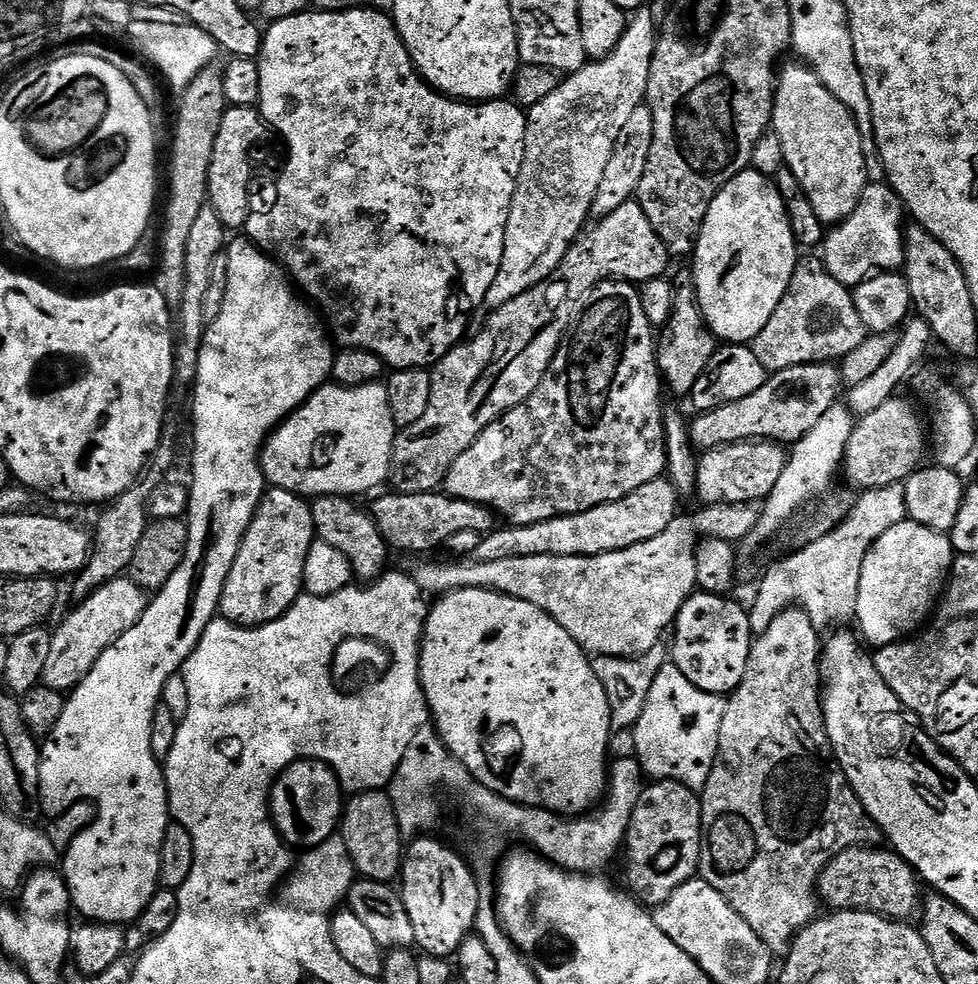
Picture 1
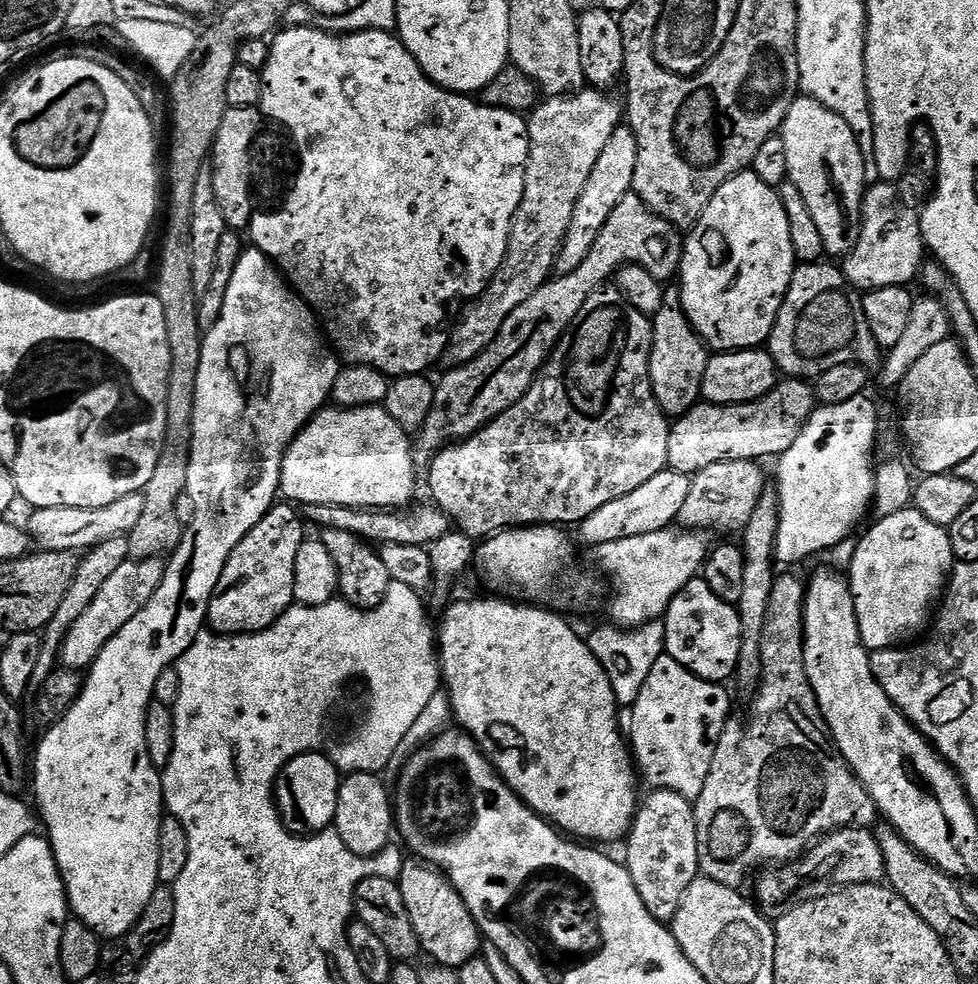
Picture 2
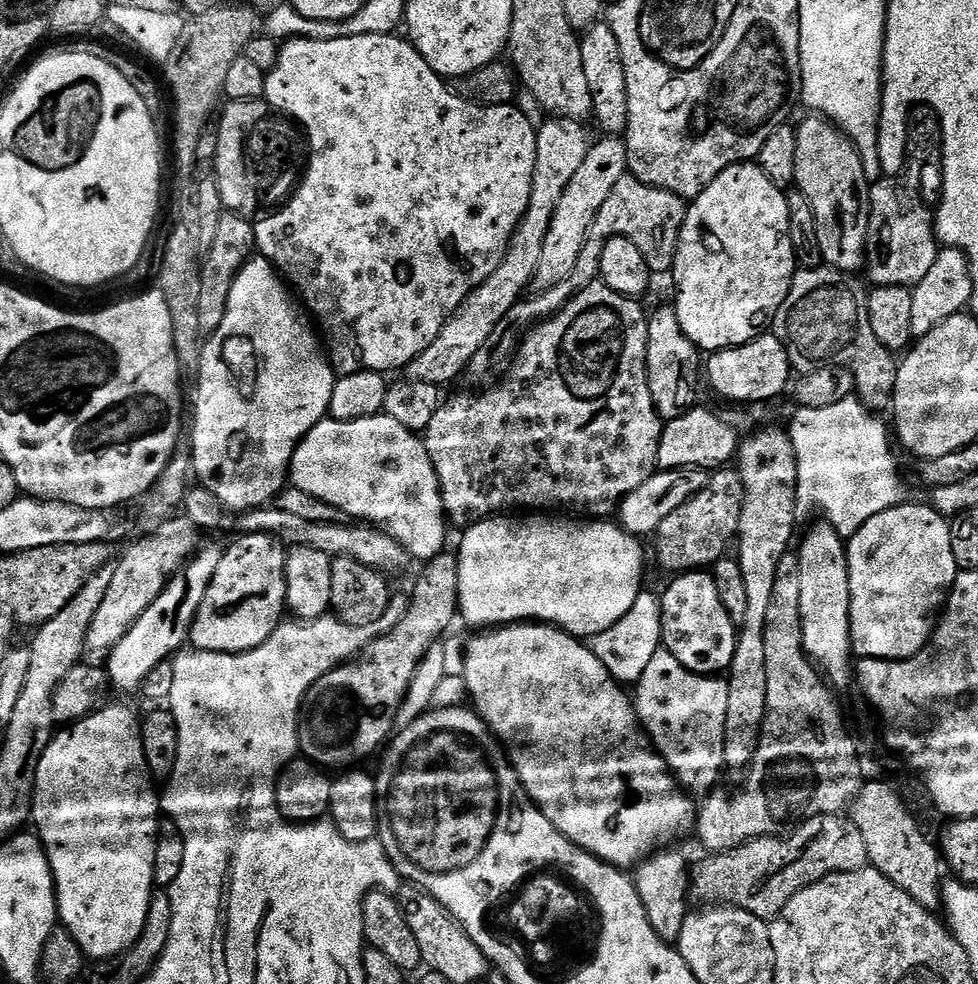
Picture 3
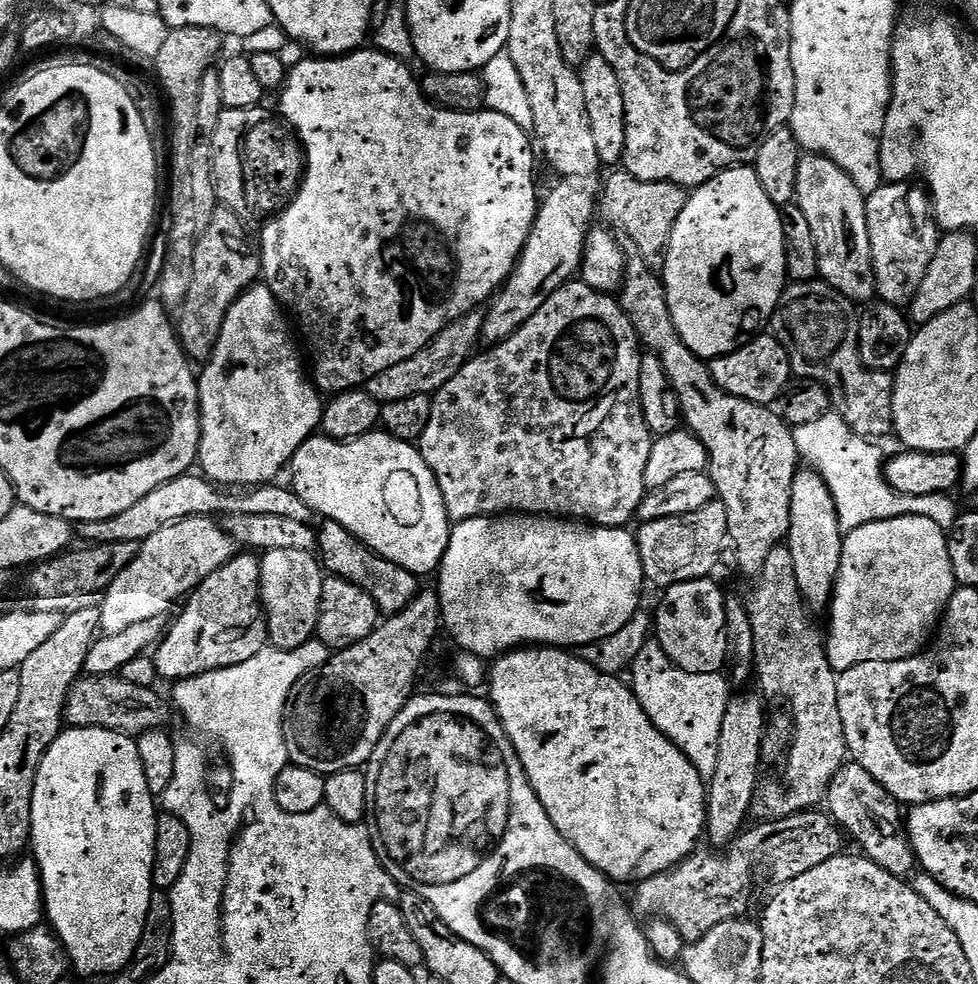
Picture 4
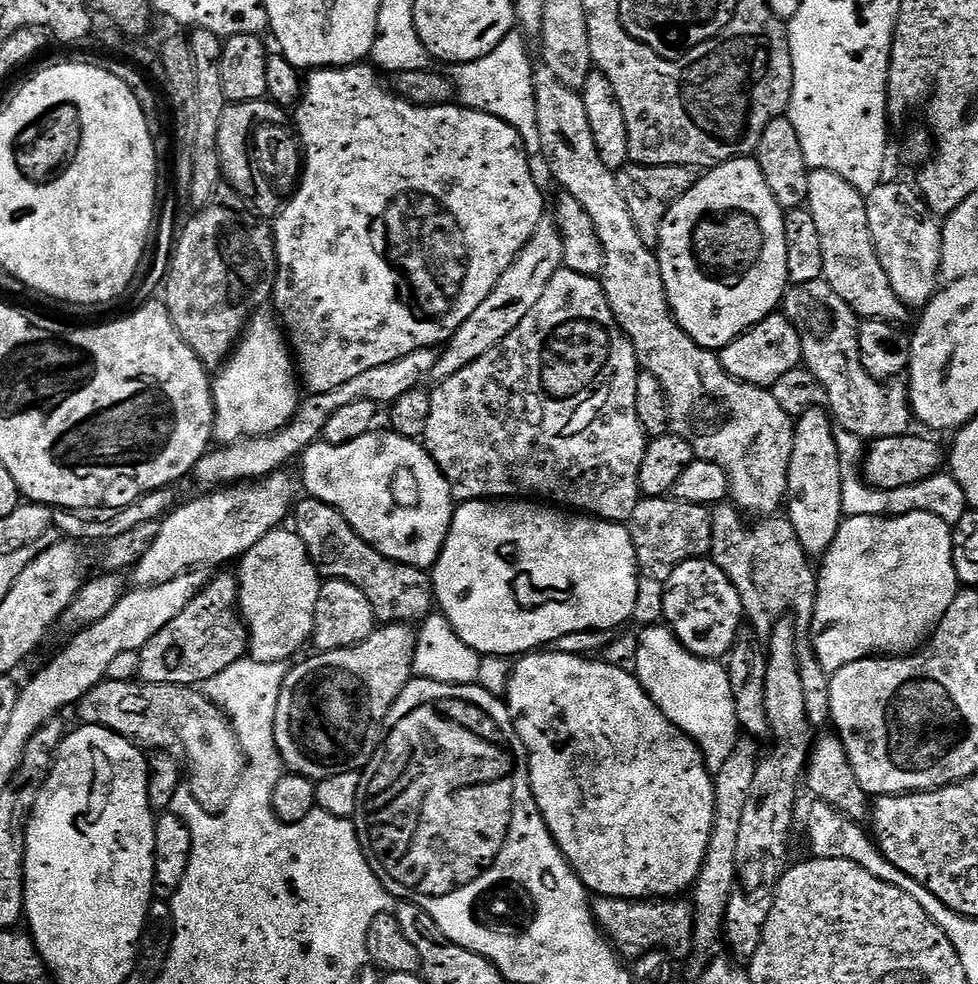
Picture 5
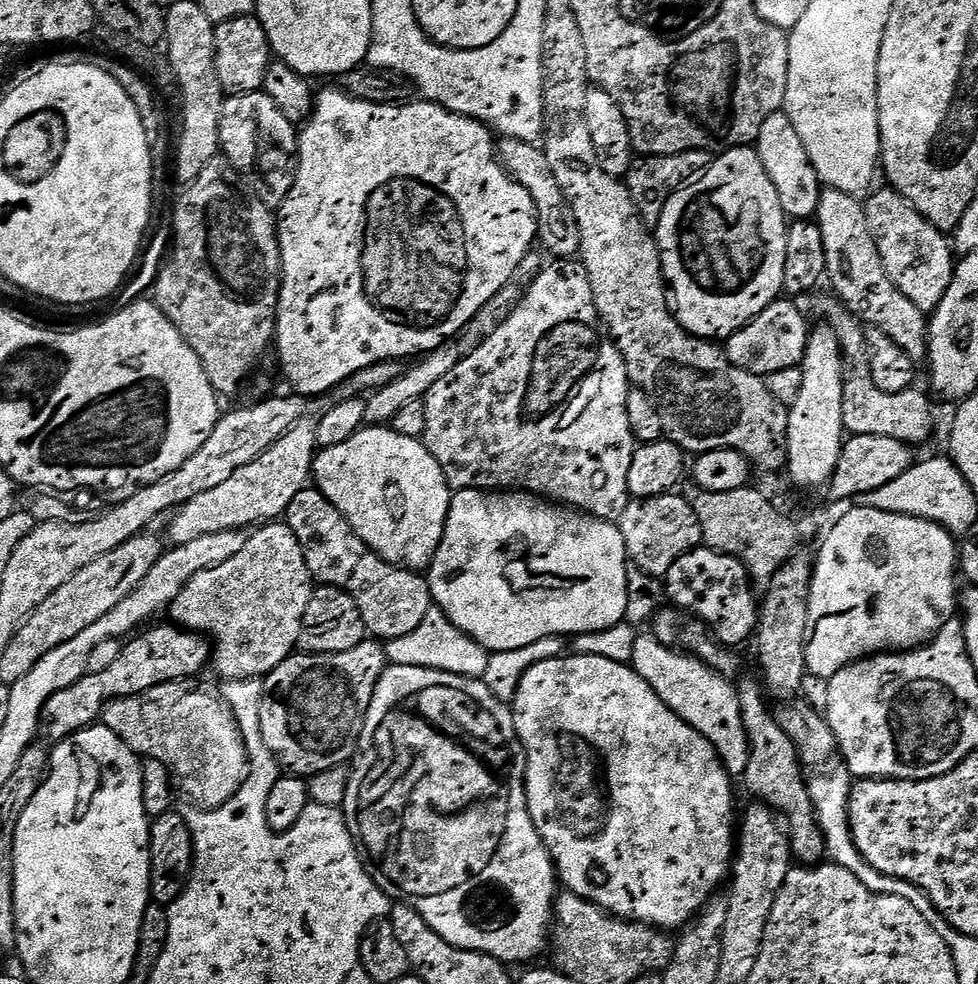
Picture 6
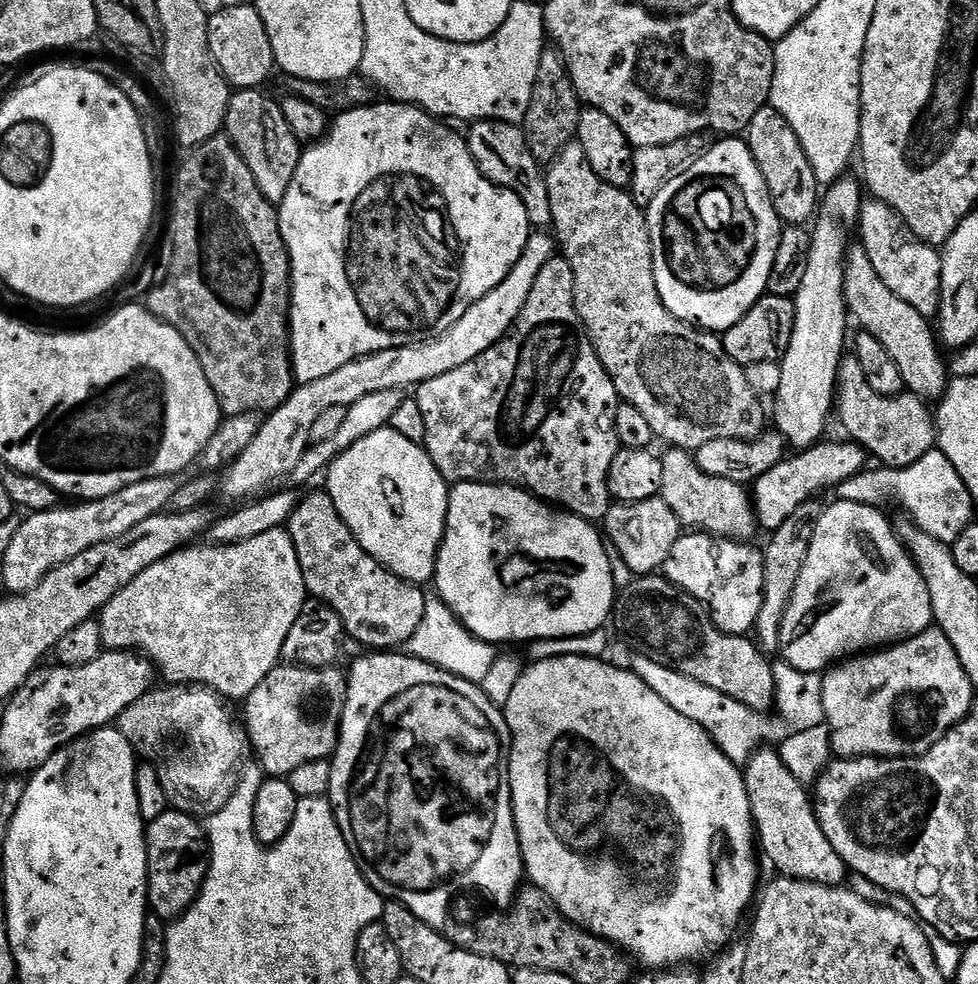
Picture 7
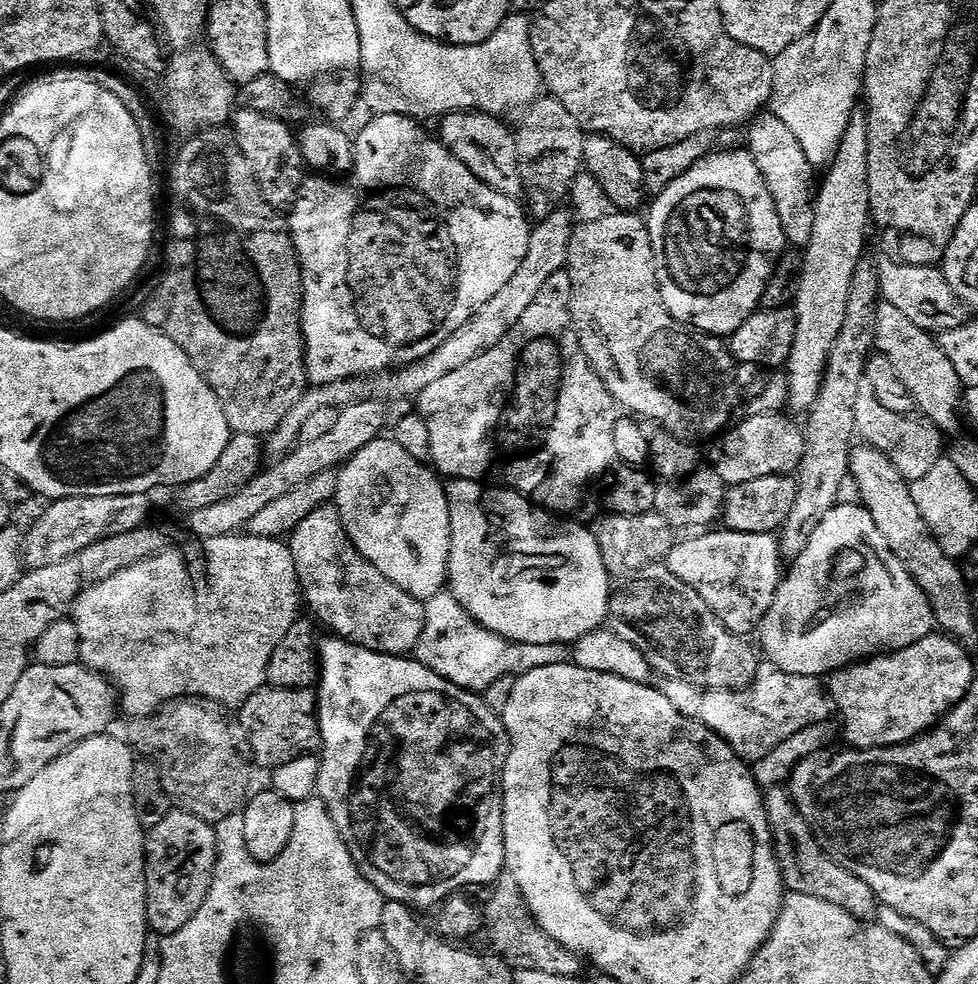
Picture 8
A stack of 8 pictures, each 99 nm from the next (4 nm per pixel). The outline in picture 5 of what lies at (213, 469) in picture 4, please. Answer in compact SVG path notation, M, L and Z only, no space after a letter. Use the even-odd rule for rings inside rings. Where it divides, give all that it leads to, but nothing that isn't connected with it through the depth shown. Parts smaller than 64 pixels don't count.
M253 315L249 320L232 355L214 376L214 436L221 445L237 444L239 440L253 436L269 436L271 432L285 428L300 406L302 392L298 387L294 353L286 339L286 333L275 315L260 315Z

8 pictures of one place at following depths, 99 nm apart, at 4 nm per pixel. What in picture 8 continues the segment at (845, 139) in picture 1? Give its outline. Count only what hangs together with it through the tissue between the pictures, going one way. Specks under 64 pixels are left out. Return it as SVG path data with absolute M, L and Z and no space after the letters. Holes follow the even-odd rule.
M881 303L874 317L874 344L875 347L880 347L877 348L879 355L890 358L890 363L894 365L894 370L898 370L902 382L906 382L906 390L910 390L919 415L930 418L930 422L934 422L934 426L938 426L945 434L958 431L960 420L962 424L962 385L953 363L940 348L937 337L933 333L914 326L914 322L910 322L910 318L906 318L906 314L898 310L898 306Z

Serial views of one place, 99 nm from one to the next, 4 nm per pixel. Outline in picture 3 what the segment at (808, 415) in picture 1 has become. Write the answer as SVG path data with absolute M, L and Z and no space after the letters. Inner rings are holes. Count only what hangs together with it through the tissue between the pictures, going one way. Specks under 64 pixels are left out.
M697 406L682 418L674 418L663 425L658 442L656 467L660 470L674 468L699 468L701 470L720 470L733 463L742 443L742 436L728 420L723 420L716 412Z

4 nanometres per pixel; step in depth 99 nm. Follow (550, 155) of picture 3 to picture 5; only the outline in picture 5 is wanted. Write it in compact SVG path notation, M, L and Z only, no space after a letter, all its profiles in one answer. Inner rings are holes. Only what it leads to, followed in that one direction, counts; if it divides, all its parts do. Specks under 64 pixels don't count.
M419 348L414 354L406 354L394 362L386 362L386 366L374 366L374 370L366 370L366 374L358 374L358 378L350 378L342 386L334 390L308 394L301 399L300 406L293 414L292 420L285 428L271 432L269 436L253 436L247 440L239 440L237 444L226 444L213 447L205 452L196 463L194 476L208 486L228 486L235 482L254 482L279 471L284 464L299 457L314 442L324 435L324 423L334 410L347 406L355 400L372 400L377 406L391 406L402 394L411 392L421 383L420 376L427 377L438 355L436 348Z

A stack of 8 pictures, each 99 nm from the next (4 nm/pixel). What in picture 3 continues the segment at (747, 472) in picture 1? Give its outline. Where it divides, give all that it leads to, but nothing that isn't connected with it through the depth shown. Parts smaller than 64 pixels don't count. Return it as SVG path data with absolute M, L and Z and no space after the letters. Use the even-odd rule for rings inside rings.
M716 470L705 486L690 502L678 506L654 533L656 560L671 574L704 570L725 555L728 543L737 539L744 501L744 487L736 470ZM732 471L732 472L728 472Z

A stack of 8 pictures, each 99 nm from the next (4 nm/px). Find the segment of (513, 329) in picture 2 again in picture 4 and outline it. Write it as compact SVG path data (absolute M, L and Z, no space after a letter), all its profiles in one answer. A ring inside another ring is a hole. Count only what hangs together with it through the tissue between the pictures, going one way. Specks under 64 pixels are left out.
M612 170L608 174L608 181L602 184L602 195L598 200L602 216L604 212L606 219L613 220L628 234L636 243L635 251L653 270L663 269L670 234L674 230L674 222L678 222L678 214L682 214L686 206L689 189L670 182L644 182L623 170Z

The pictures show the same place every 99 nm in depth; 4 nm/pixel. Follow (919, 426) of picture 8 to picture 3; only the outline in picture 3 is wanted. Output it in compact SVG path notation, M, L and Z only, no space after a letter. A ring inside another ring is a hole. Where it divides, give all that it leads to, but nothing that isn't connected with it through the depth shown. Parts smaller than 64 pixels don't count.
M827 266L805 268L797 271L792 277L790 290L774 317L774 324L776 323L774 334L782 342L788 360L797 373L810 372L814 368L845 368L856 380L854 392L860 403L873 413L879 414L883 408L885 411L892 403L898 360L881 344L869 343L866 339L867 310L868 292L856 281L856 278Z

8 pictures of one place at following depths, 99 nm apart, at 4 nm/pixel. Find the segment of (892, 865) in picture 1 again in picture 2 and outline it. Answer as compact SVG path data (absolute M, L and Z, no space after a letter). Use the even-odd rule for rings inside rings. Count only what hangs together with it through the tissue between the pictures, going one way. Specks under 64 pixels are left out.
M855 826L839 828L836 832L820 837L799 860L769 872L772 873L757 882L754 897L759 911L764 914L779 913L801 897L804 900L817 900L829 892L853 888L856 884L879 884L885 879L882 850L875 835L868 828Z

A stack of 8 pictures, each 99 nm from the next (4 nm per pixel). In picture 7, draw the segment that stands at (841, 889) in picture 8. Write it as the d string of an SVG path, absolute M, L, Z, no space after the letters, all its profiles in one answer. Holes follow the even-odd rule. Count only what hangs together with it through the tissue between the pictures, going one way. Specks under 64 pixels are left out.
M765 746L755 752L743 765L744 785L750 798L752 823L762 852L777 868L781 877L789 880L805 880L824 886L841 887L849 879L846 862L830 846L830 838L822 834L822 826L816 817L813 797L804 789L805 781L794 775L783 756L775 747Z

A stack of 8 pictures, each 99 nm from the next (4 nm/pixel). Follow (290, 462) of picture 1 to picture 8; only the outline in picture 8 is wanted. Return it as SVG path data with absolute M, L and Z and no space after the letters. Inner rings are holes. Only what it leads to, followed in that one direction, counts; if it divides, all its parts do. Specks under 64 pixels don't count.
M391 438L372 440L339 469L334 503L352 545L394 586L421 602L445 591L450 506L441 477L427 463L410 458Z

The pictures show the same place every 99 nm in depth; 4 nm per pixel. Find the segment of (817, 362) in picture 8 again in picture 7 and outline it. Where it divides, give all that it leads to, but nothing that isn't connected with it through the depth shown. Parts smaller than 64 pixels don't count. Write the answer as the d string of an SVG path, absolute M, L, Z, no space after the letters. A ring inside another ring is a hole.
M846 174L823 193L818 215L814 220L816 228L811 229L812 245L810 258L806 264L806 275L802 278L802 286L794 297L796 306L794 334L790 338L790 346L786 350L784 359L779 361L782 386L778 386L774 397L776 403L774 428L791 447L793 444L793 449L796 450L812 448L825 439L824 431L828 428L828 415L831 412L833 415L834 401L838 396L838 377L842 371L840 359L844 356L844 339L848 336L848 324L850 325L848 304L844 301L844 265L850 247L848 228L857 227L860 209L866 200L861 181L857 177L856 180L852 174Z

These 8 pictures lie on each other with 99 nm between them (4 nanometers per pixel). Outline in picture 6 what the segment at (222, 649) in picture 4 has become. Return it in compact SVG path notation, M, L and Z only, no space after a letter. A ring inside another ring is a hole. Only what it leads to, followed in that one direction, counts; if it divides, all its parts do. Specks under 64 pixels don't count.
M179 626L171 627L141 631L132 638L137 640L129 639L123 645L121 656L108 670L93 671L74 682L74 686L58 690L58 694L51 696L44 704L43 735L45 732L52 742L65 740L67 736L73 736L75 732L81 732L83 728L90 728L97 723L101 719L105 704L110 700L143 694L146 690L166 682L199 677L203 673L200 671L204 667L207 669L210 664L210 648L205 637Z

